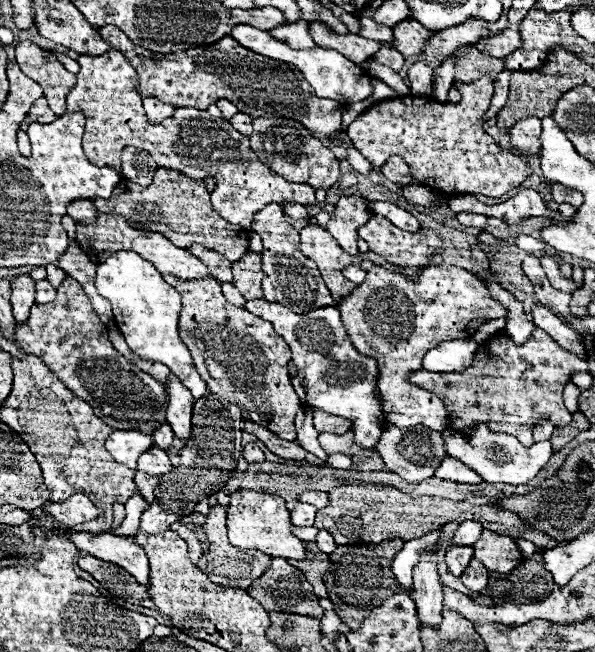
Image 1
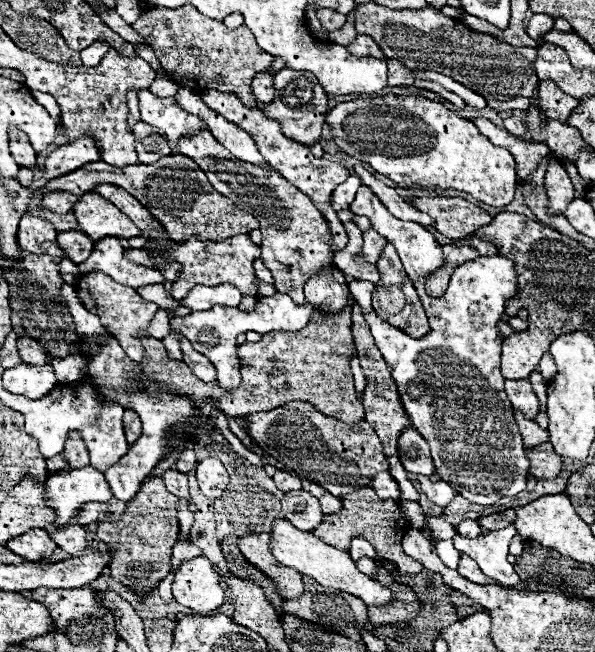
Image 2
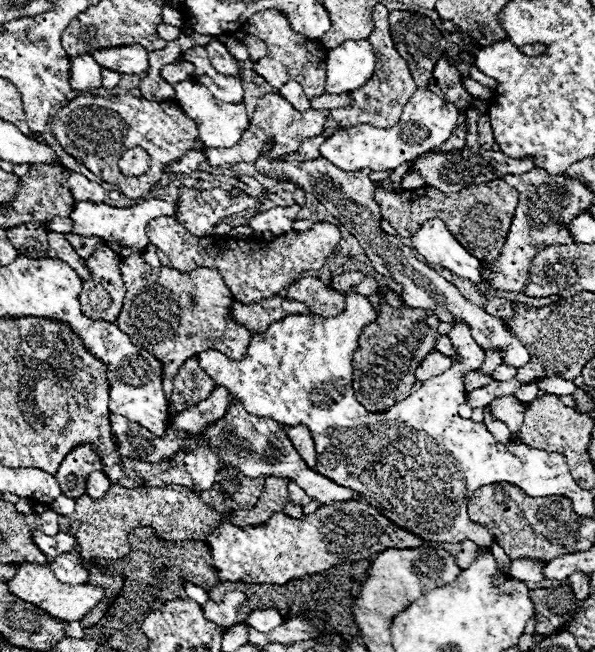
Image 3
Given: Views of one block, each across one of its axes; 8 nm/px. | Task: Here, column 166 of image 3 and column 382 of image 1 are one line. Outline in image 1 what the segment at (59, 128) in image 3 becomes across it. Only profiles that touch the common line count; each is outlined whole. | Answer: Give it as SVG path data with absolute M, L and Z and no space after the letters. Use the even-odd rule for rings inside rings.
M482 78L470 84L456 82L454 86L462 94L460 104L440 104L416 96L384 100L382 110L378 106L368 108L348 126L346 134L372 166L382 166L390 156L400 156L412 168L418 184L444 190L450 196L482 194L500 198L526 180L526 158L502 152L482 128L482 116L490 106L494 84Z

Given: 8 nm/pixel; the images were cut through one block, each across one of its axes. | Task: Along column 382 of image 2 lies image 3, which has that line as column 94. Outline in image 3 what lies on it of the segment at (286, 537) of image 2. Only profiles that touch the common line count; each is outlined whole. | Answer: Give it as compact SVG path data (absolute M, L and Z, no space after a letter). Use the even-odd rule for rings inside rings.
M22 564L16 570L16 576L12 576L12 580L8 580L8 588L14 596L22 598L24 602L30 602L34 606L38 606L40 610L44 610L46 614L50 614L52 618L64 620L64 622L78 622L82 620L84 614L88 614L102 598L104 598L104 590L100 586L90 586L90 584L62 584L54 578L54 574L50 572L48 564L46 566L38 566L38 564Z

